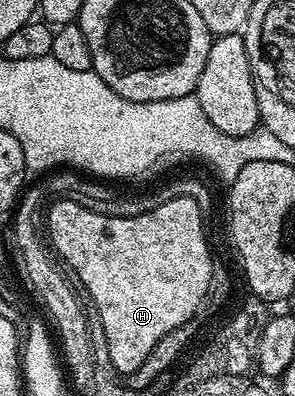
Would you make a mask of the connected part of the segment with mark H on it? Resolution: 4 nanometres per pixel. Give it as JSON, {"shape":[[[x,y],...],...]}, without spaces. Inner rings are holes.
{"shape":[[[187,195],[171,197],[153,211],[126,218],[95,214],[80,204],[64,200],[56,201],[49,208],[48,241],[56,257],[76,274],[87,292],[91,292],[91,300],[95,300],[95,308],[99,308],[99,320],[103,320],[107,352],[118,375],[133,374],[135,368],[151,356],[151,348],[155,348],[167,332],[186,325],[189,317],[200,308],[205,293],[206,296],[210,293],[215,272],[213,258],[209,255],[209,242],[205,239],[204,220],[195,200]]]}

